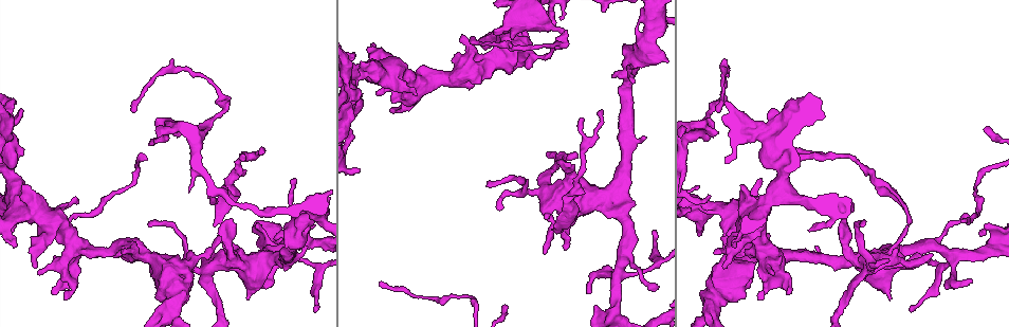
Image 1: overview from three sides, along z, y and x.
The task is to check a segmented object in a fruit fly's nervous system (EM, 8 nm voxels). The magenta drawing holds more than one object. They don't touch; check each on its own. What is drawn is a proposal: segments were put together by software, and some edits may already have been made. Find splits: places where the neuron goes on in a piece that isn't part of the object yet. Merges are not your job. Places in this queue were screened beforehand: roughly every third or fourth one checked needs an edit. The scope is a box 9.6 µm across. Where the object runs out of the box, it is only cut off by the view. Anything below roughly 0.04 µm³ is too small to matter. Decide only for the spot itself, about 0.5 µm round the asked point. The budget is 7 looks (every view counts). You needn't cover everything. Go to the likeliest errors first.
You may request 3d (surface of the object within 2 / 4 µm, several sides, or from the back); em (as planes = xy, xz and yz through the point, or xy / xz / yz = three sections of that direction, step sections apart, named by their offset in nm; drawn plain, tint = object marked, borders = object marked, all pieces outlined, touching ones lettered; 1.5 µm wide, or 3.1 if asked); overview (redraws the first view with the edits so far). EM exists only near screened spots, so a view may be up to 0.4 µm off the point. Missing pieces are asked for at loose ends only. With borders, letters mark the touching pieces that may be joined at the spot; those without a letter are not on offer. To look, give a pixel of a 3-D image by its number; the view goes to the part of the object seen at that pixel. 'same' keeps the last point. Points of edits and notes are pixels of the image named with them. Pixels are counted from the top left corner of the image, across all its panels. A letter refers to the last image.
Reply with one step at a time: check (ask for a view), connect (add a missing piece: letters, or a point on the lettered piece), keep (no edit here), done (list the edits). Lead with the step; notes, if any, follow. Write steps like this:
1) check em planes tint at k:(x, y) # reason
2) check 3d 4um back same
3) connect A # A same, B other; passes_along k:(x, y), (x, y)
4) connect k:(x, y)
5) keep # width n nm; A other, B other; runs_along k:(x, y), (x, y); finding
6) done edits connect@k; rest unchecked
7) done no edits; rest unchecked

check em planes tint at 1:(567, 164) # an open end

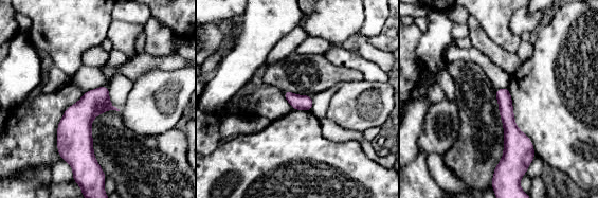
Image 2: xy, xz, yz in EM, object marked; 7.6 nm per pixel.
check em planes borders same # see the neighbours

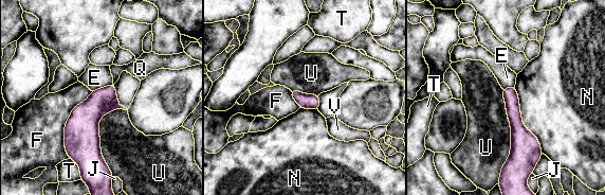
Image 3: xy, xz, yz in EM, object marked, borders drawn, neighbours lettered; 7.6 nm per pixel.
keep # E other, F other, J other, N other, Q other, T other, U other, V other; no lettered piece goes on from it

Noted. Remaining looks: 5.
check em yz step 4 tint at 1:(221, 237) # tapers out

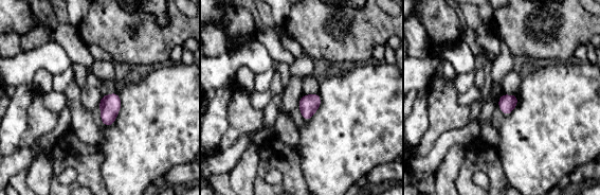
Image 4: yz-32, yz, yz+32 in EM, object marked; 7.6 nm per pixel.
check em planes borders same

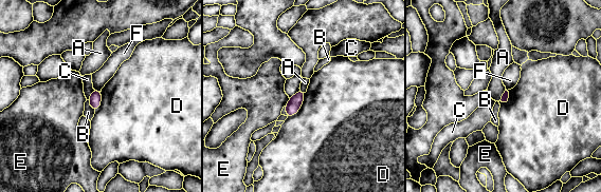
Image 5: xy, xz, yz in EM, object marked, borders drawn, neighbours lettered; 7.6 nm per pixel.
keep # A other, B other, C other, D other, E other, F other; no lettered piece goes on from it

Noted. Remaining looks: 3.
check em yz step 8 borders at 1:(75, 203)

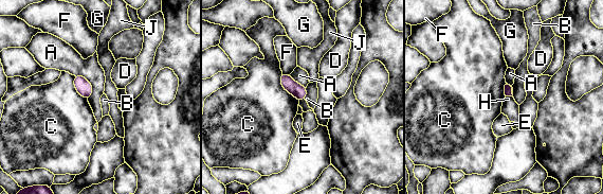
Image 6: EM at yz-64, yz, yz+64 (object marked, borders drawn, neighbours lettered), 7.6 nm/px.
check em xz step 8 borders same # cut it another way

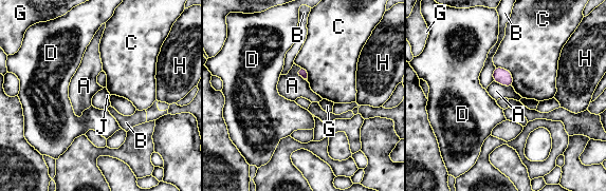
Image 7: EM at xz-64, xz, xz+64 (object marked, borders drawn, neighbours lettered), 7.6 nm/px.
keep # width 100 nm; A other, B other, C other, D other, G other, H other, J other; border 7:(495, 67), (492, 73), (492, 80); no lettered piece goes on from it

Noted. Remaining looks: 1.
done no edits; rest unchecked

